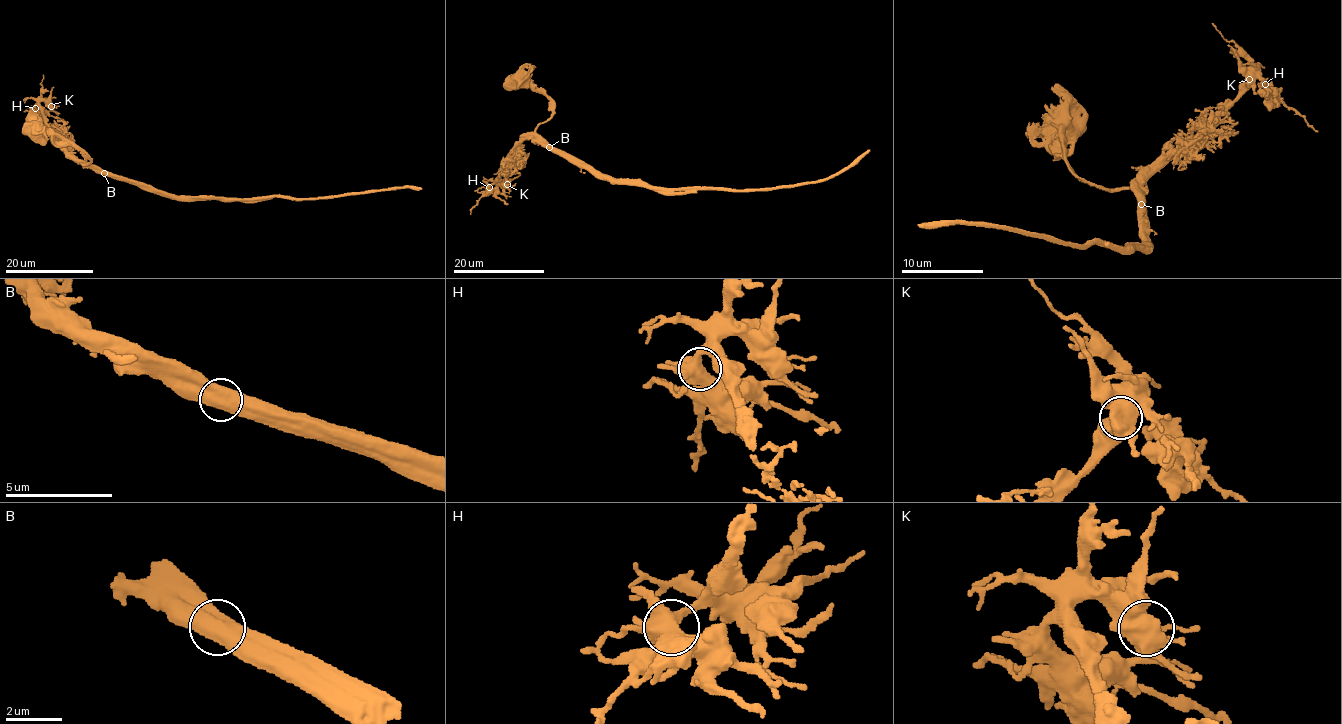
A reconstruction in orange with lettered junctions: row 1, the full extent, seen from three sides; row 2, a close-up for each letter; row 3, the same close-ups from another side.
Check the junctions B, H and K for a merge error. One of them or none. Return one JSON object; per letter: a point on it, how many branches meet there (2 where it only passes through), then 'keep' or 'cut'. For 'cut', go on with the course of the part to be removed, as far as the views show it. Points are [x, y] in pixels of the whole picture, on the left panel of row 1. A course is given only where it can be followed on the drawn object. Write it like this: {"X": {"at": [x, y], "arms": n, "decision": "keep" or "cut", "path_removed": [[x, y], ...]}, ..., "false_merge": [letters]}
{"B": {"at": [104, 173], "arms": 2, "decision": "cut", "path_removed": [[104, 173], [172, 196], [248, 200], [272, 197]]}, "H": {"at": [35, 108], "arms": 5, "decision": "keep"}, "K": {"at": [51, 106], "arms": 2, "decision": "keep"}, "false_merge": ["B"]}

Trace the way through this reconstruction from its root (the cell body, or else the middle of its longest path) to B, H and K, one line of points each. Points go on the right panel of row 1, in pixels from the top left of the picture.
B: (1057, 131), (1051, 131), (1053, 134), (1058, 134), (1063, 156), (1079, 178), (1101, 188), (1131, 188), (1141, 204)
H: (1057, 131), (1051, 131), (1079, 178), (1101, 188), (1124, 188), (1143, 178), (1257, 78), (1265, 84)
K: (1057, 131), (1051, 131), (1079, 178), (1101, 188), (1124, 188), (1143, 178), (1234, 100), (1252, 72), (1249, 79)

